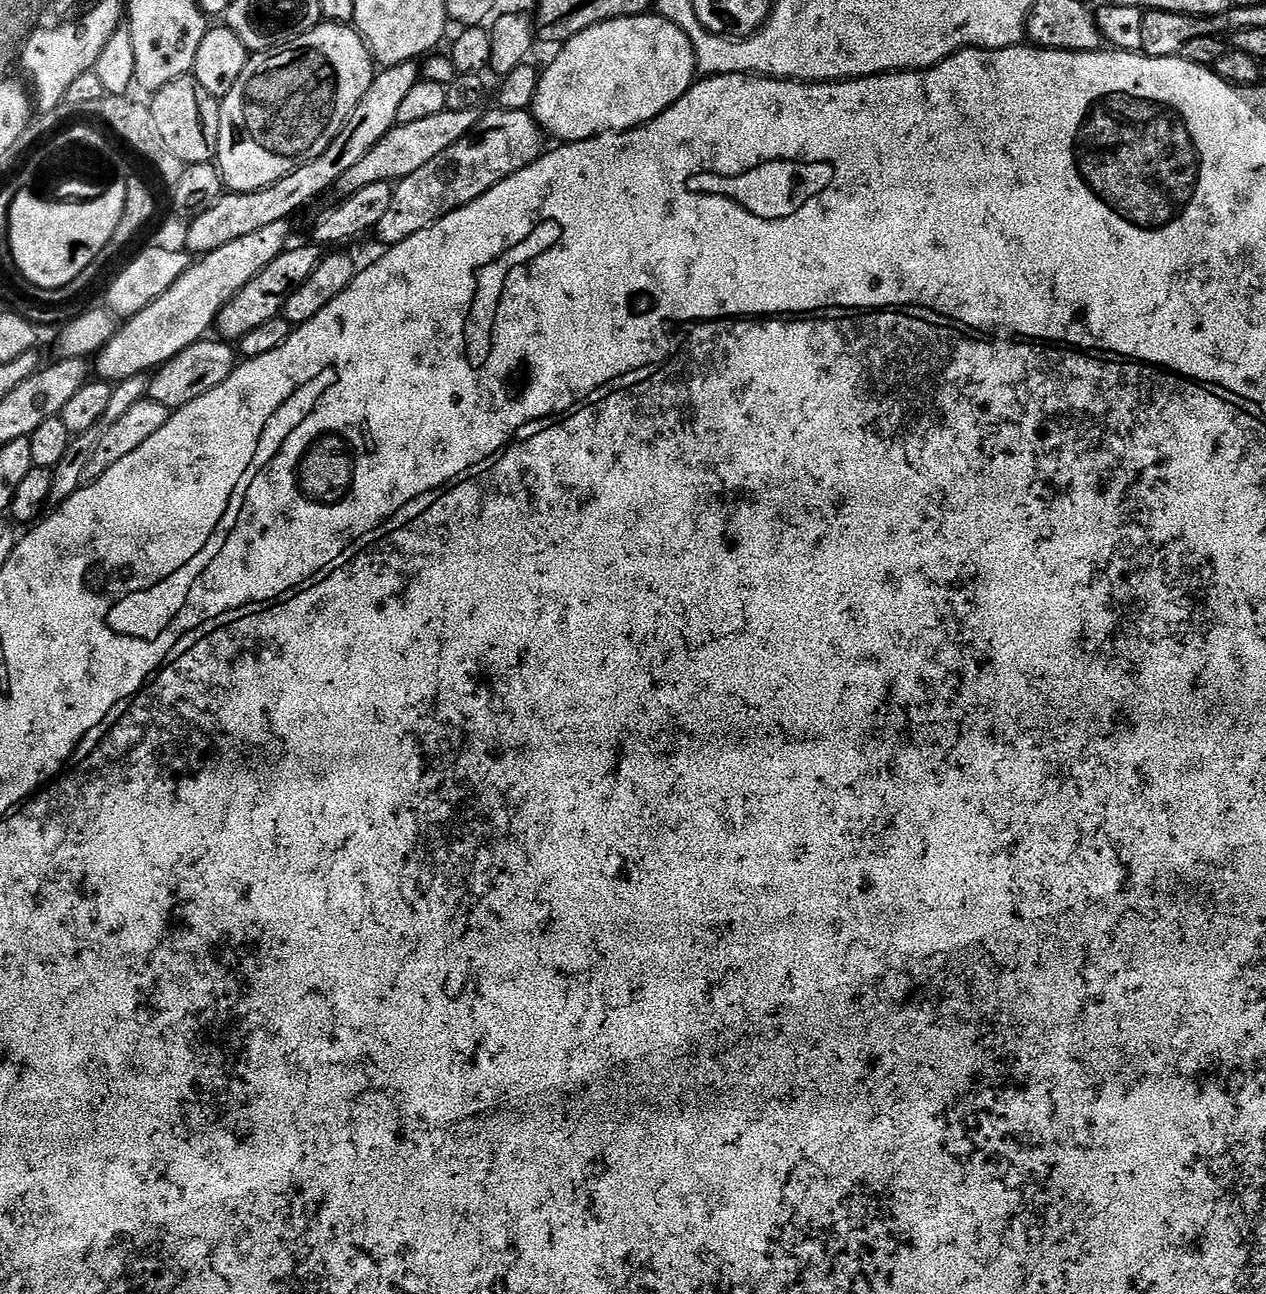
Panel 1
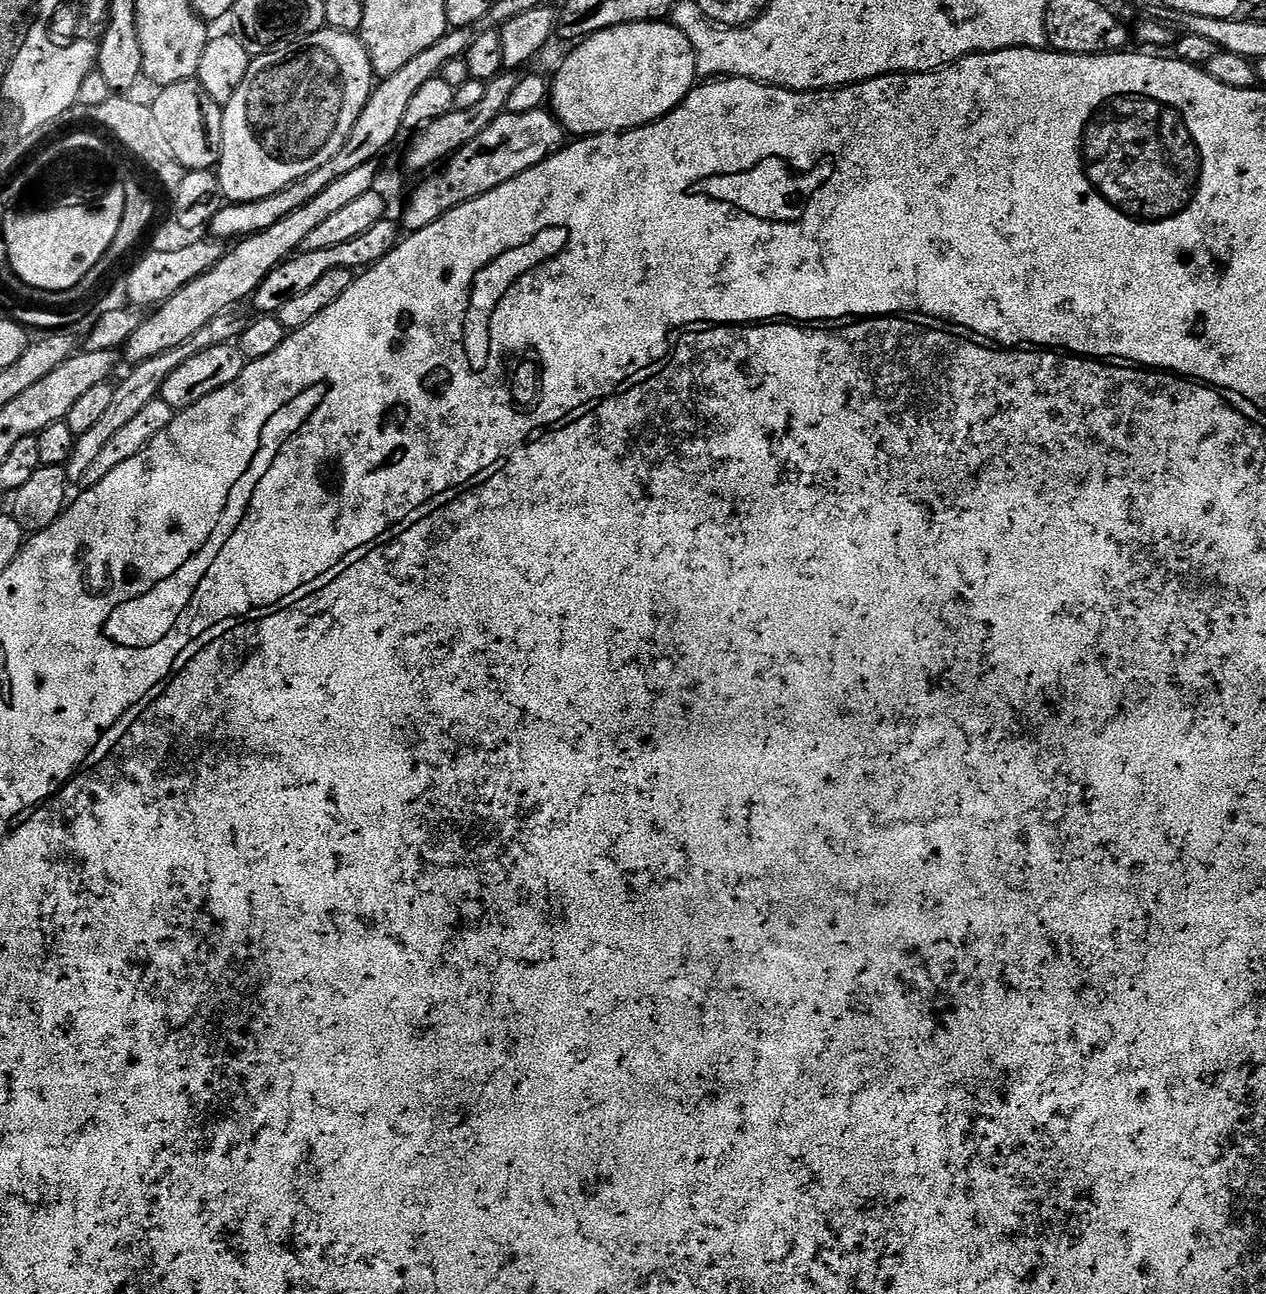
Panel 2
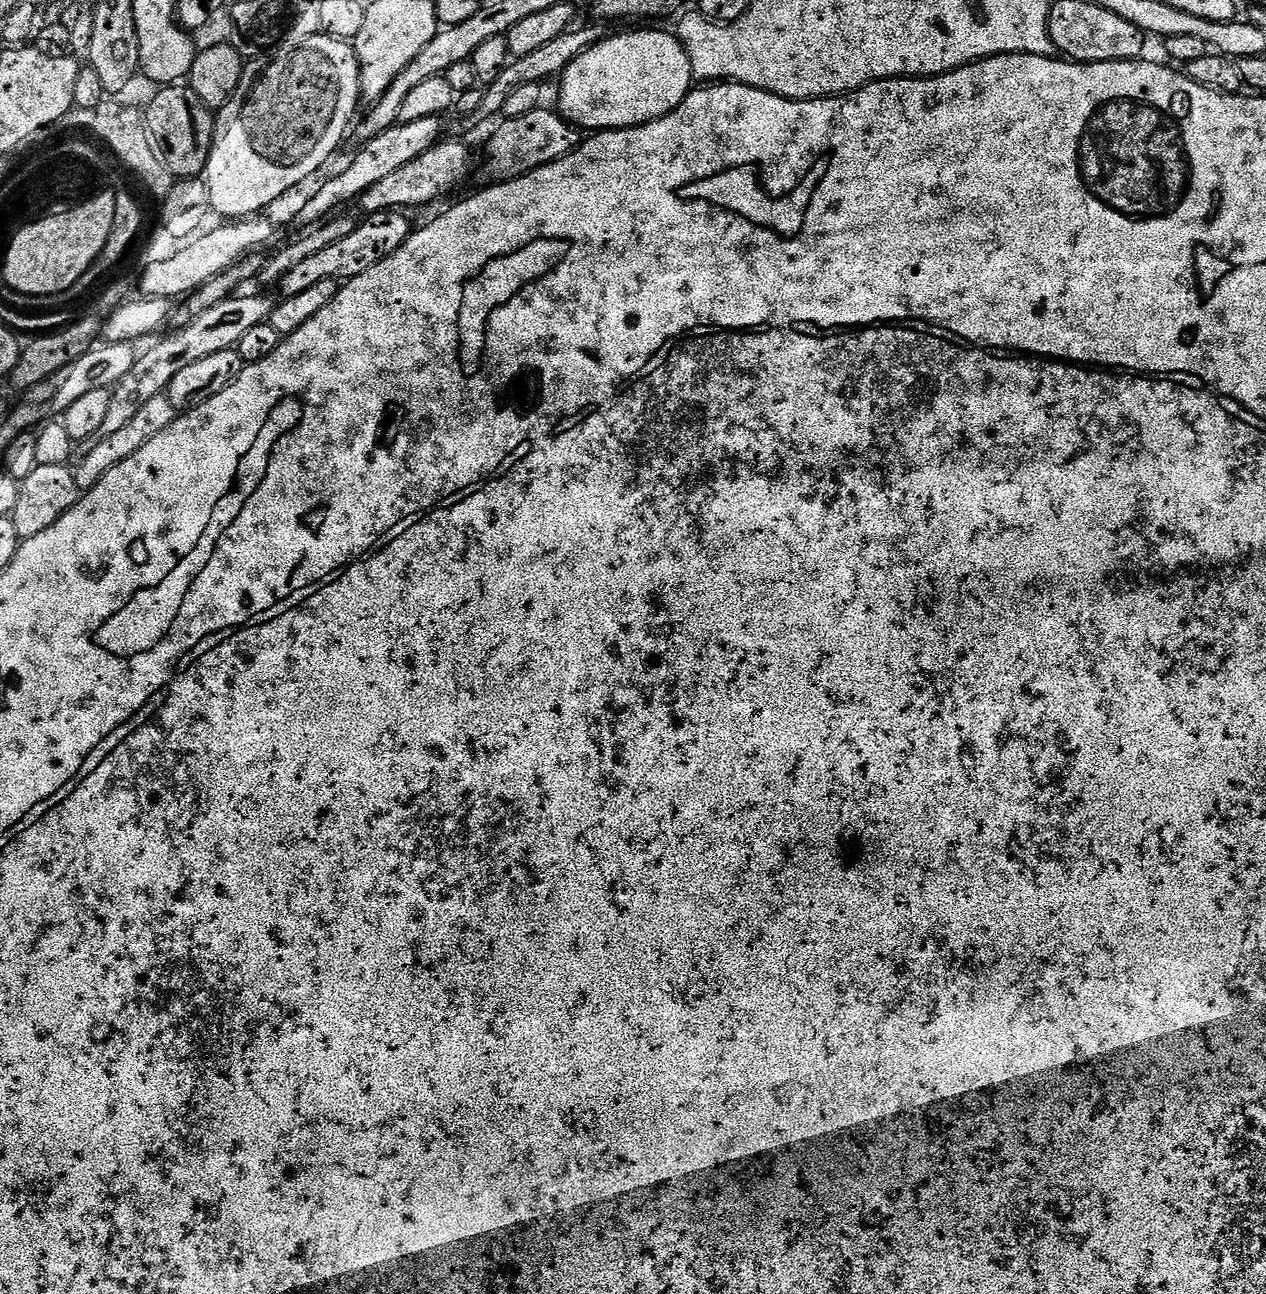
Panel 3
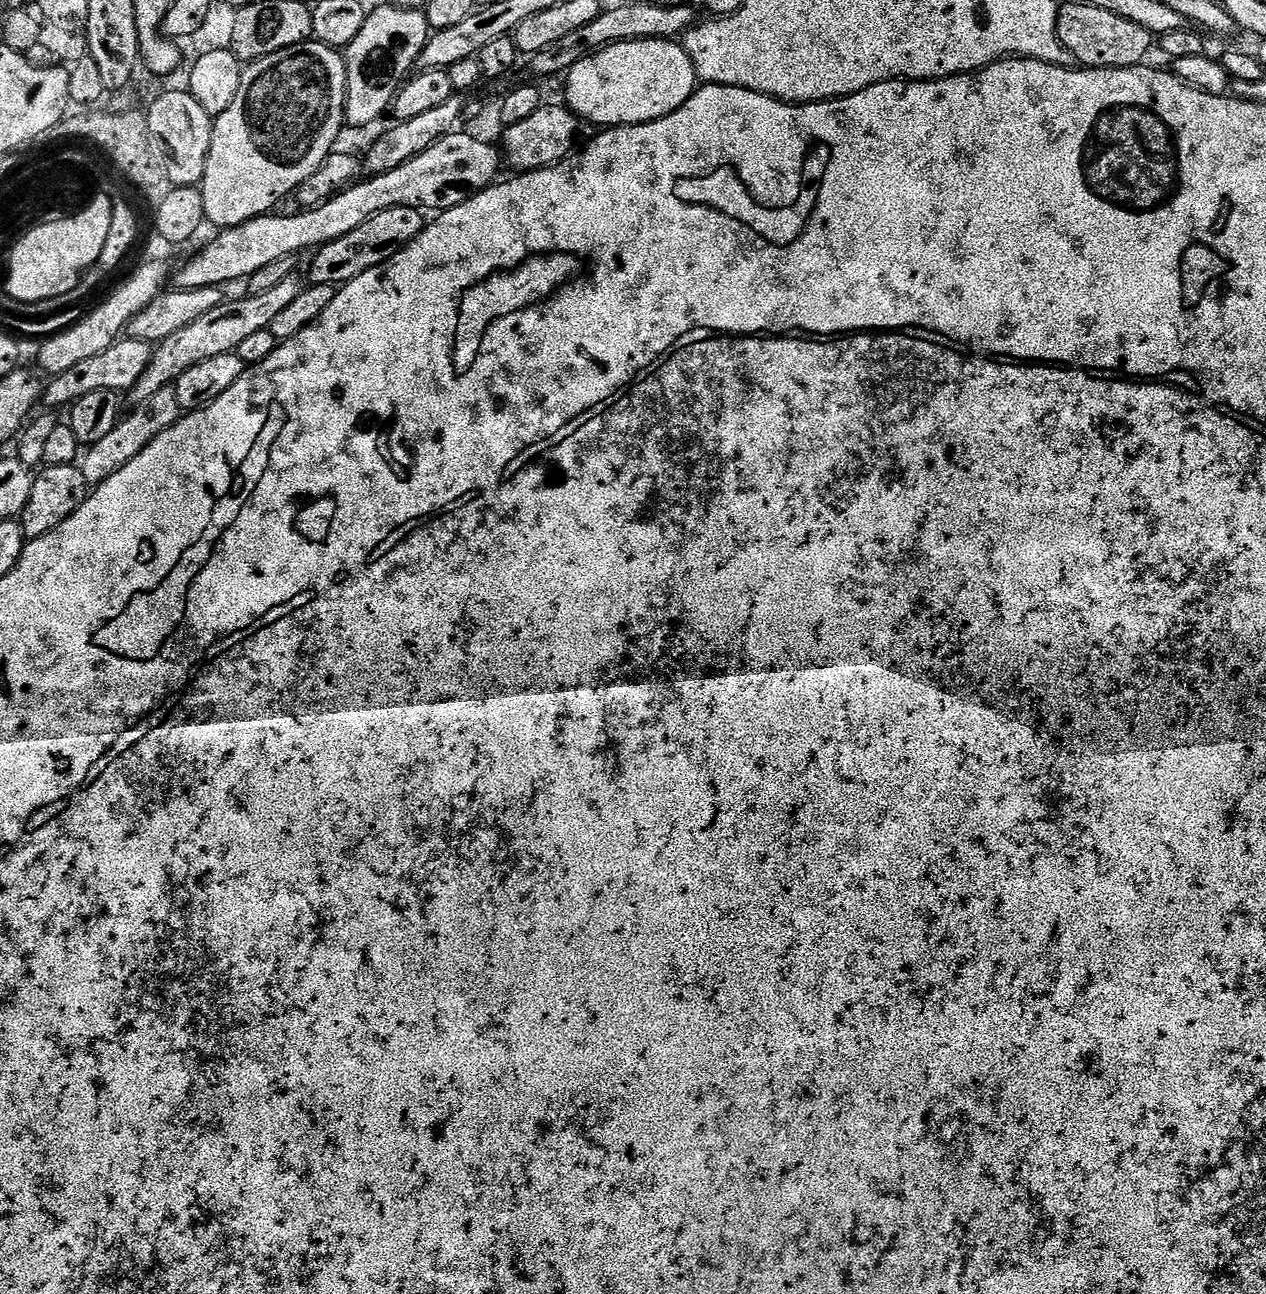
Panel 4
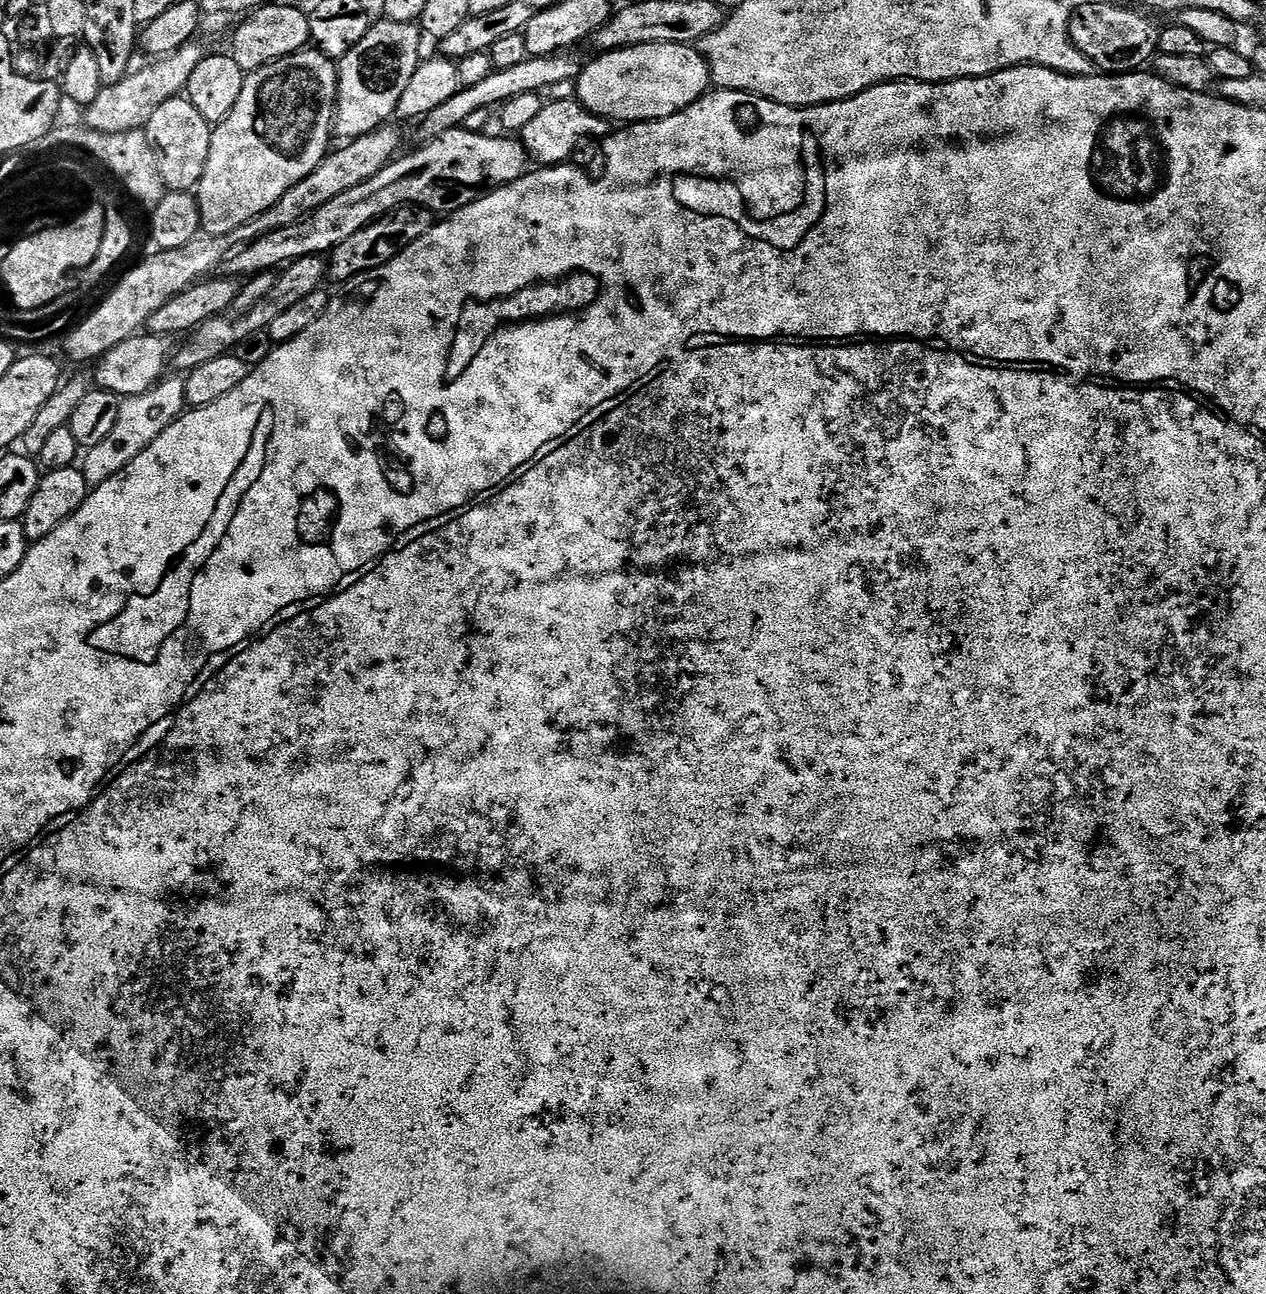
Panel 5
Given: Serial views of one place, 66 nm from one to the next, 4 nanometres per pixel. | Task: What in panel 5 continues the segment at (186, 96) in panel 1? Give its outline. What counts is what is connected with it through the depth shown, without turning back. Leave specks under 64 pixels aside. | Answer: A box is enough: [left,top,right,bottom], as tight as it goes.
[146,95,213,192]

